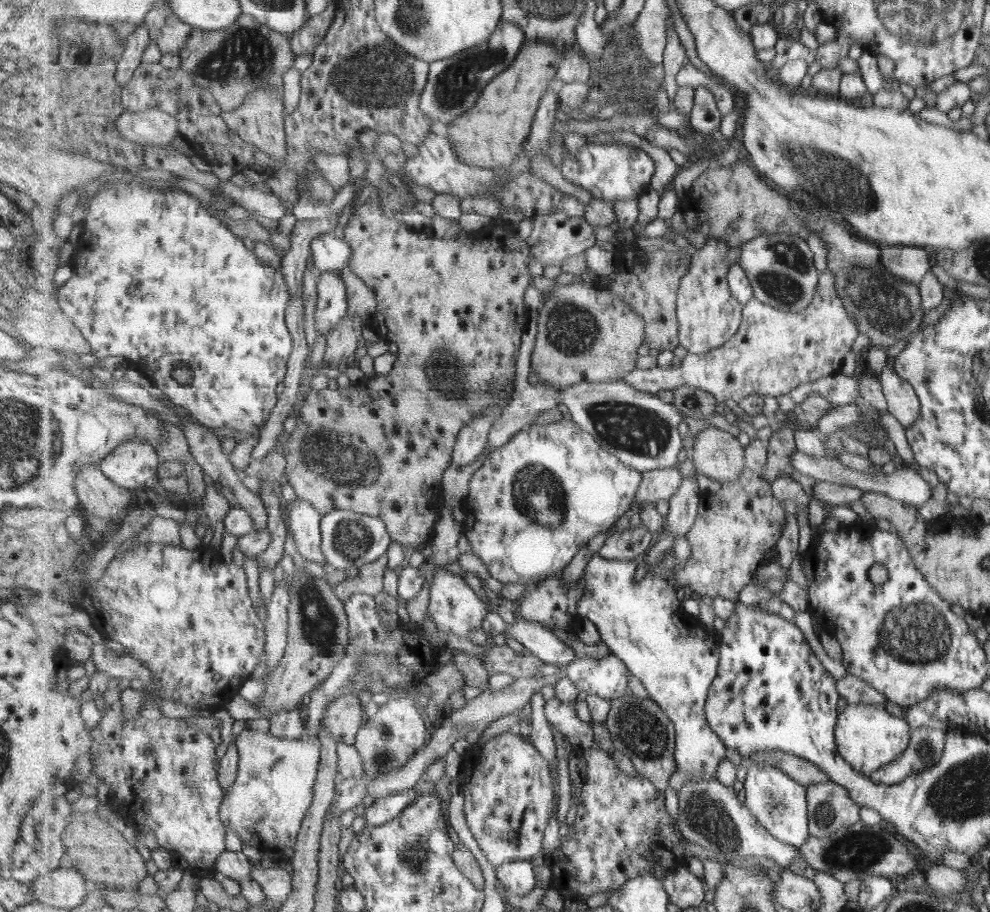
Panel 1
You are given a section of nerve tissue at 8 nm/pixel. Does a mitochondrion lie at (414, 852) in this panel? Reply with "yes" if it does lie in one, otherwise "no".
yes

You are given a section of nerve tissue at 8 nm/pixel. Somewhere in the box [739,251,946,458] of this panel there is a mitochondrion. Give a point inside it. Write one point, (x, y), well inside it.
(881, 302)

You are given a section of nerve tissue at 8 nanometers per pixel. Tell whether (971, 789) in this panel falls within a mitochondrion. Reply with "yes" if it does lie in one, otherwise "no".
yes

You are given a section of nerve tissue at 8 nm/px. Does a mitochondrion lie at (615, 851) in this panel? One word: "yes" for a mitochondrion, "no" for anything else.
no

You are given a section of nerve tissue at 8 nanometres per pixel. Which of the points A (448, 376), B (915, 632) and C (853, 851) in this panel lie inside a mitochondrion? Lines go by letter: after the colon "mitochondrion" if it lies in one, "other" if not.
A: mitochondrion
B: mitochondrion
C: mitochondrion

